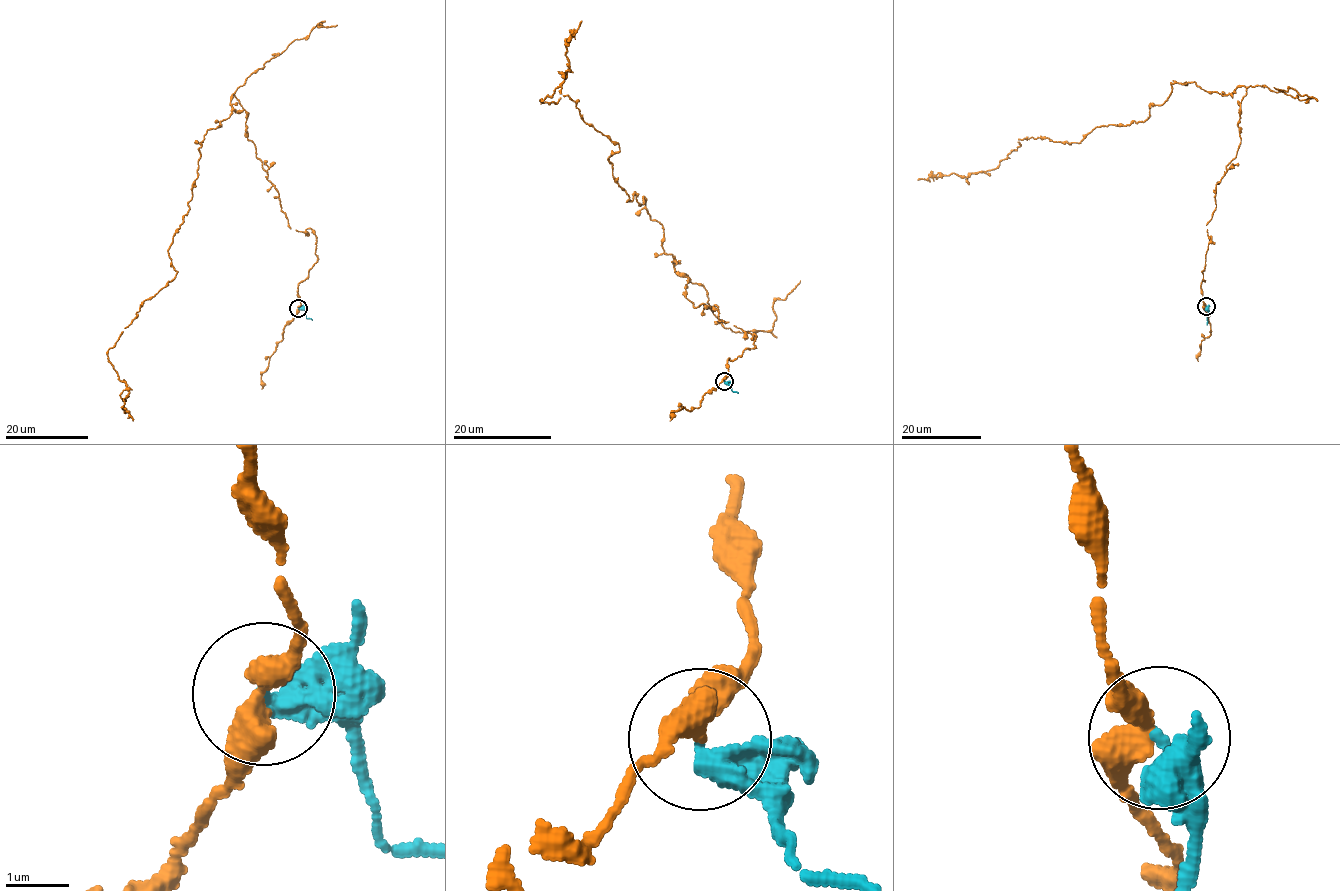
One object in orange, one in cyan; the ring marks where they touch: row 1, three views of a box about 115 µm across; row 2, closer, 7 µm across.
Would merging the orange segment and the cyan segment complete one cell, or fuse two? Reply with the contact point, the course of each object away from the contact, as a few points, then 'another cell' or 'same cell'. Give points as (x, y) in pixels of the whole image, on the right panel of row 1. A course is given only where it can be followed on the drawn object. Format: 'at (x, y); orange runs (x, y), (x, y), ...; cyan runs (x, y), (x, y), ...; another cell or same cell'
at (1206, 306); orange runs (1205, 306), (1206, 225), (1243, 86), (1171, 83), (1146, 119), (1080, 142), (1018, 139), (991, 170), (918, 180); cyan runs (1206, 306), (1207, 325); another cell

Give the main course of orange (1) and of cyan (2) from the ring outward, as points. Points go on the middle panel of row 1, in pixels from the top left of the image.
1: (724, 380), (756, 335), (685, 296), (662, 226), (613, 177), (619, 144), (569, 96), (541, 101), (582, 21)
2: (724, 381), (738, 393)

